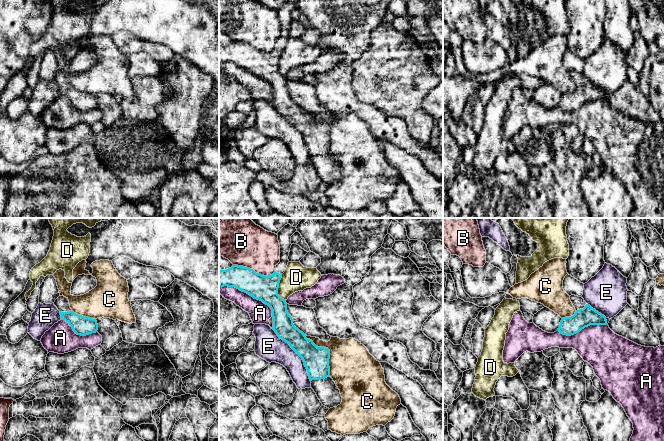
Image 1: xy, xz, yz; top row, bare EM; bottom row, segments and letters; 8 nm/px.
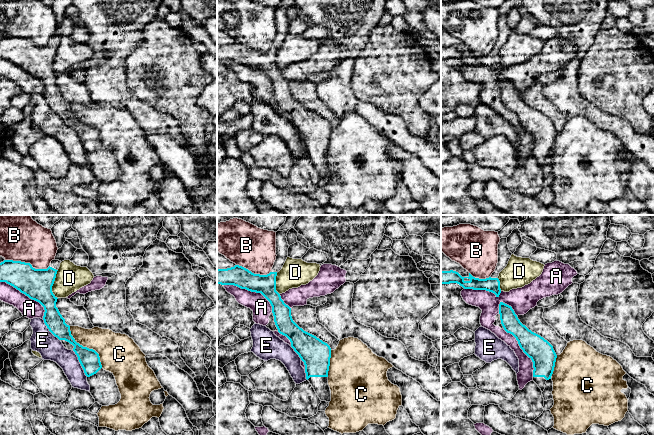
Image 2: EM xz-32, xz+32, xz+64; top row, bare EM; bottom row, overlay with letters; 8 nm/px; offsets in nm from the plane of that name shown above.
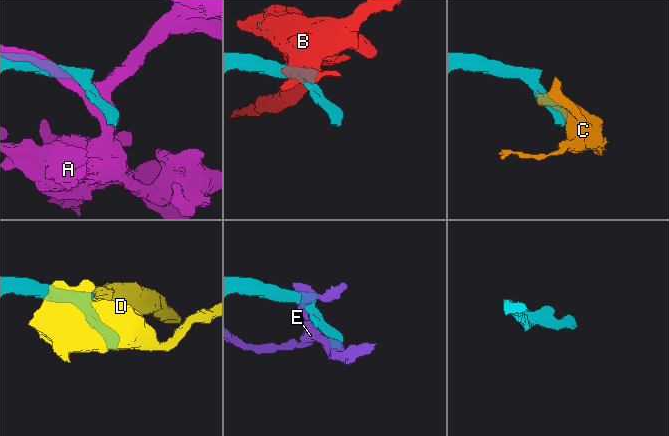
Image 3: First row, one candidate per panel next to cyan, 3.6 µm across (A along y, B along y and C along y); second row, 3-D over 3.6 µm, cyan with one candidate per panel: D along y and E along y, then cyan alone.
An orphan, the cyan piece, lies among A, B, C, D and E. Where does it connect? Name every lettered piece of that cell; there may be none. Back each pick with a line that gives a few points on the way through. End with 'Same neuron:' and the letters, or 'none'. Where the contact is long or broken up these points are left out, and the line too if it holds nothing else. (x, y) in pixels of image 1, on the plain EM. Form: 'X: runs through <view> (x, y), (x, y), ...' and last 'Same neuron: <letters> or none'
Same neuron: none

